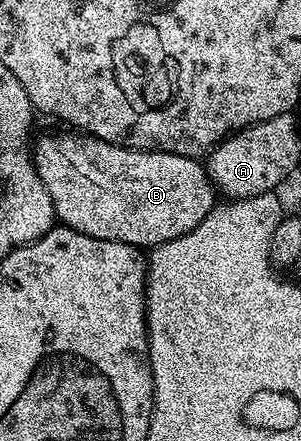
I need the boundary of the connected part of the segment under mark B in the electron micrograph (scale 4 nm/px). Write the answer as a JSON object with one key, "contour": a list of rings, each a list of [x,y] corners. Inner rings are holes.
{"contour":[[[84,132],[69,133],[73,134],[45,134],[38,142],[36,139],[35,145],[31,150],[33,166],[43,180],[43,188],[47,188],[47,196],[51,196],[56,221],[62,226],[69,226],[75,232],[83,232],[87,236],[98,238],[99,240],[122,242],[128,246],[136,246],[138,248],[152,248],[164,242],[175,240],[179,236],[199,228],[199,224],[203,224],[203,220],[213,211],[213,207],[218,205],[218,191],[215,189],[213,181],[209,178],[208,169],[202,163],[200,166],[200,161],[197,158],[188,158],[178,154],[165,154],[161,150],[136,150],[130,146],[120,146],[114,142],[99,140],[93,134]]]}

